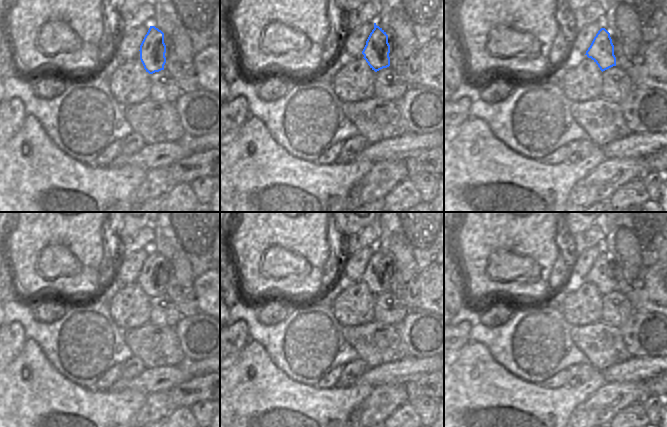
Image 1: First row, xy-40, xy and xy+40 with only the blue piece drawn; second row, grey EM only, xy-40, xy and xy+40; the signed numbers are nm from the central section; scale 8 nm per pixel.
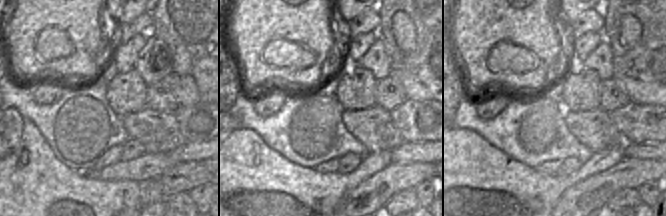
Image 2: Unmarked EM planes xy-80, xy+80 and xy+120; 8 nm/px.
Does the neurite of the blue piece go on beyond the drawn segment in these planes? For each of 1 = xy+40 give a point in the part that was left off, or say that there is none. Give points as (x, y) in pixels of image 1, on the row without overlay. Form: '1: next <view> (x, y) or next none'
1: next none

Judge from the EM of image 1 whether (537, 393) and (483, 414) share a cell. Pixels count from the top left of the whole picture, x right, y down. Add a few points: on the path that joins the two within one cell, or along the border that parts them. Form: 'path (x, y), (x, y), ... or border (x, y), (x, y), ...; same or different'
path (524, 404), (498, 404), (496, 406); same

